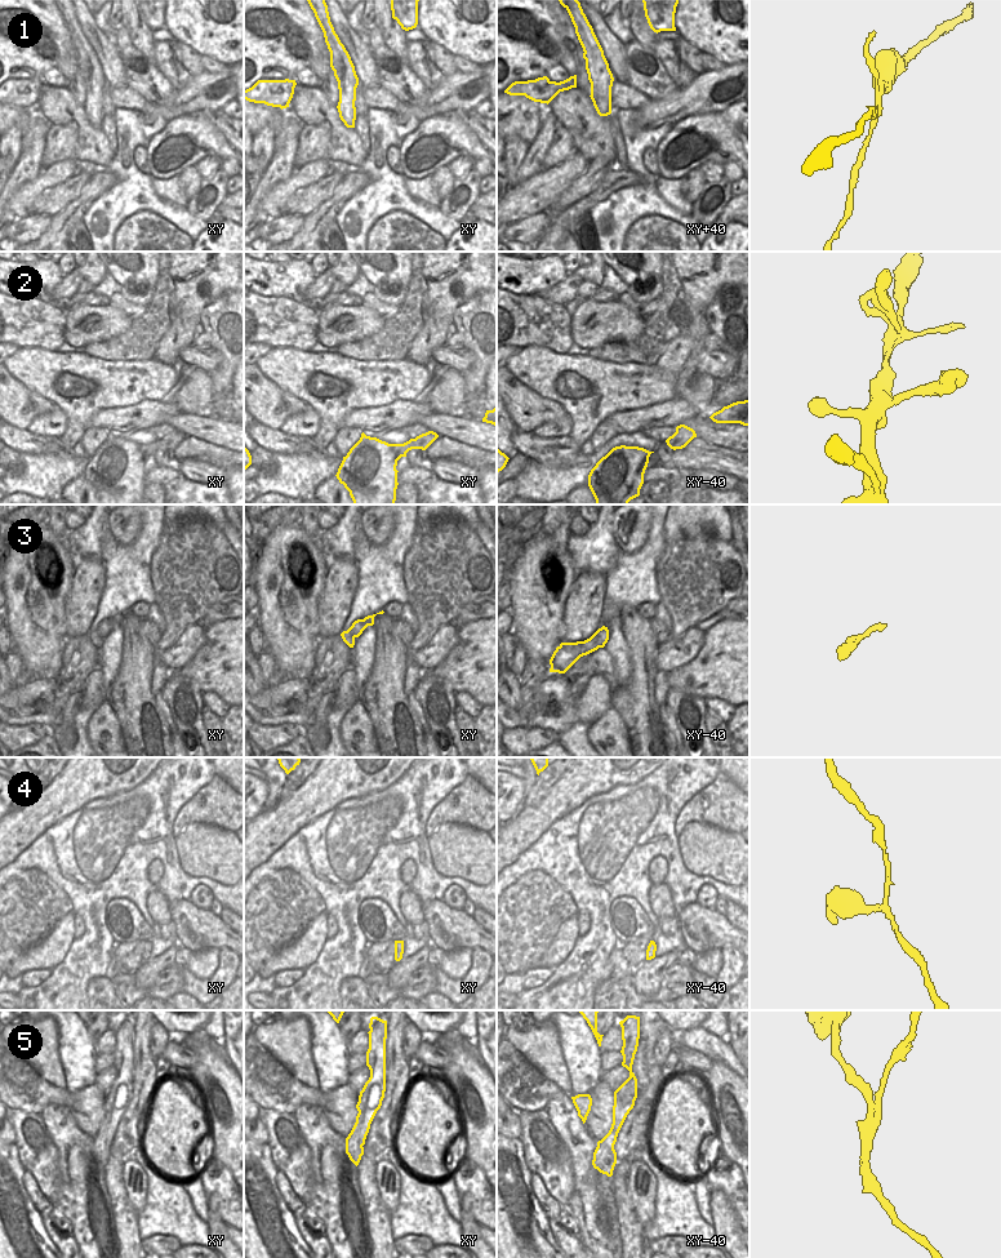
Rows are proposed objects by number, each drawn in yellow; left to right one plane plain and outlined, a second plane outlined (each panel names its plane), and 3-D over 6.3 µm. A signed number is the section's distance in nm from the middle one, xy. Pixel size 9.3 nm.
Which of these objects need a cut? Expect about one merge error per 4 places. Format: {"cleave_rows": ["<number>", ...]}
{"cleave_rows": ["1", "5"]}

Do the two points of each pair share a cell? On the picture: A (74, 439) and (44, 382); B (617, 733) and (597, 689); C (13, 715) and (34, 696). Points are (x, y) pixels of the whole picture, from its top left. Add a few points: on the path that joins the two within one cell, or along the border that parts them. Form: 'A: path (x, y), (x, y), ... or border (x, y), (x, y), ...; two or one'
A: path (74, 425), (74, 410), (58, 395); one
B: border (610, 706), (590, 724); two
C: path (18, 710), (29, 701); one

